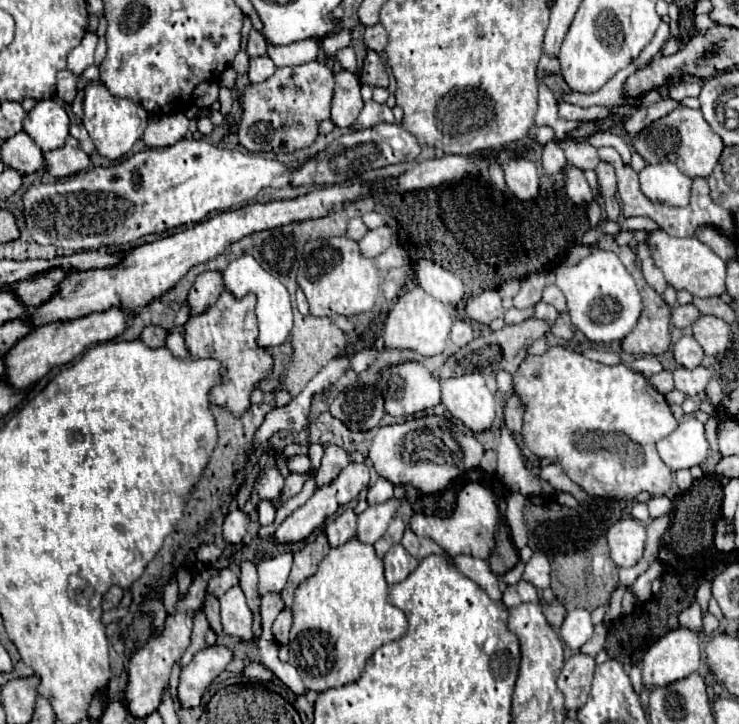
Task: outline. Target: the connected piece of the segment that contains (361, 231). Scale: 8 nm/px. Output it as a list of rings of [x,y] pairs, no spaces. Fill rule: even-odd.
[[[354,217],[354,219],[350,219],[350,223],[348,223],[348,231],[346,231],[346,235],[350,237],[350,239],[354,239],[354,241],[360,241],[364,235],[366,235],[366,225],[364,225],[364,221],[360,219],[360,217]]]

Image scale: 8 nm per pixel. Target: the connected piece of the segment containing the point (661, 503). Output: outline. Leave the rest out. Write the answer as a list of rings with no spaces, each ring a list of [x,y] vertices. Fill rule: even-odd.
[[[664,495],[660,497],[650,497],[648,501],[648,509],[650,509],[650,519],[656,519],[656,517],[662,517],[666,513],[672,511],[672,501]]]

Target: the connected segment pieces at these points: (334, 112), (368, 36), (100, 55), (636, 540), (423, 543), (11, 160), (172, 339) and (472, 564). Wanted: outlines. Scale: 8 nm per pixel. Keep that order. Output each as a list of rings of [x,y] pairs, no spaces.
[[[336,71],[334,79],[336,85],[334,85],[330,119],[336,127],[350,127],[356,123],[356,117],[362,109],[360,81],[356,75],[348,71]]]
[[[376,23],[376,25],[372,25],[372,27],[366,27],[364,43],[366,43],[368,49],[372,49],[372,51],[376,51],[376,53],[382,53],[384,47],[386,47],[386,43],[388,43],[388,33],[386,33],[386,29],[384,29],[380,23]]]
[[[102,17],[100,19],[100,27],[98,27],[98,31],[96,31],[96,35],[98,35],[98,45],[96,45],[96,59],[94,59],[94,65],[98,67],[100,63],[102,63],[102,59],[106,57],[106,41],[104,41],[104,31],[106,31],[106,17]]]
[[[626,517],[608,529],[608,547],[616,567],[632,567],[640,561],[646,545],[646,529],[638,519]]]
[[[410,529],[404,531],[402,545],[404,545],[406,551],[408,551],[412,557],[416,557],[416,559],[424,559],[424,557],[430,555],[430,553],[442,553],[442,555],[446,555],[446,551],[442,551],[432,539],[428,539],[428,537],[418,537],[418,535],[414,535]]]
[[[20,131],[8,141],[4,141],[2,163],[22,175],[30,175],[44,167],[44,153],[24,131]]]
[[[178,329],[170,331],[166,337],[166,347],[176,355],[176,357],[188,357],[188,347],[184,343],[184,337]]]
[[[458,555],[458,557],[454,557],[454,565],[466,577],[476,581],[492,599],[502,599],[502,593],[498,589],[498,577],[490,571],[490,565],[484,559],[474,559],[474,557],[468,557],[468,555]]]

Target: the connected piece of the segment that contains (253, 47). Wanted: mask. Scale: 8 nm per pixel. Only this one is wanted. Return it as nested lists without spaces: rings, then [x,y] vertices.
[[[252,29],[252,33],[250,33],[248,45],[246,45],[246,53],[250,57],[262,57],[262,55],[266,55],[266,41],[264,41],[264,37],[256,29]]]

